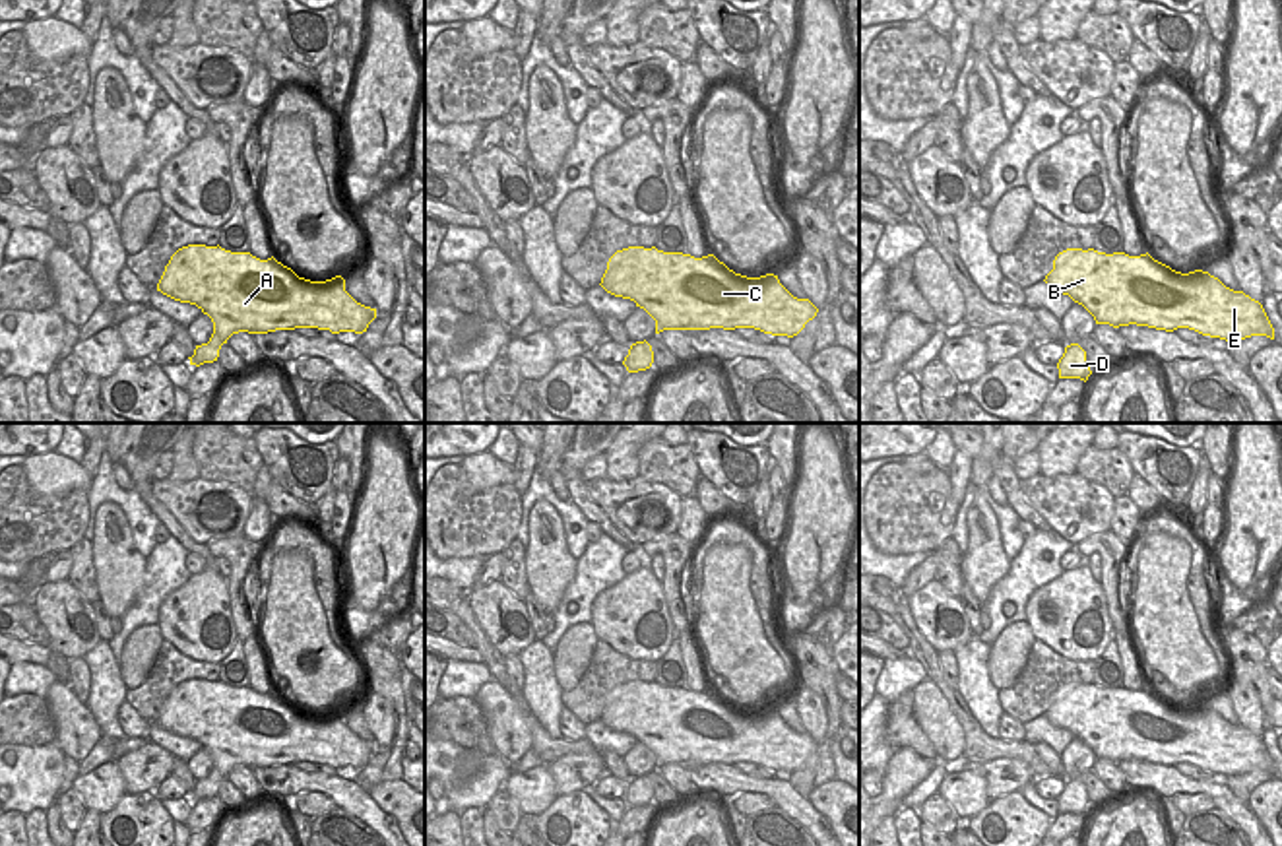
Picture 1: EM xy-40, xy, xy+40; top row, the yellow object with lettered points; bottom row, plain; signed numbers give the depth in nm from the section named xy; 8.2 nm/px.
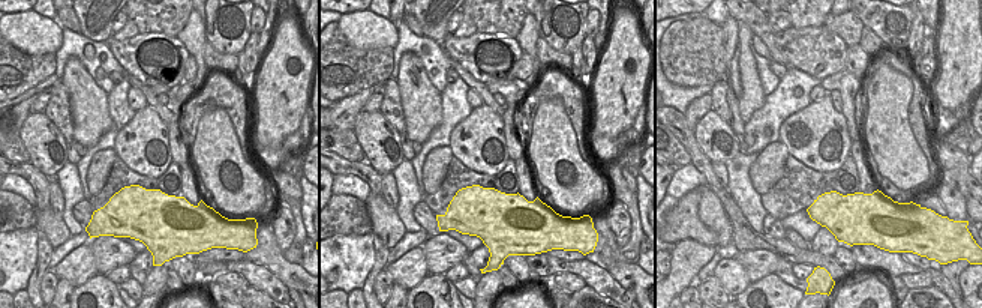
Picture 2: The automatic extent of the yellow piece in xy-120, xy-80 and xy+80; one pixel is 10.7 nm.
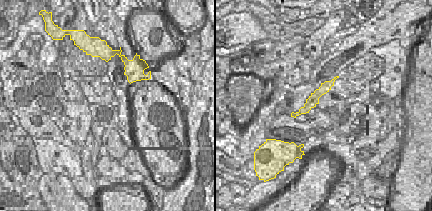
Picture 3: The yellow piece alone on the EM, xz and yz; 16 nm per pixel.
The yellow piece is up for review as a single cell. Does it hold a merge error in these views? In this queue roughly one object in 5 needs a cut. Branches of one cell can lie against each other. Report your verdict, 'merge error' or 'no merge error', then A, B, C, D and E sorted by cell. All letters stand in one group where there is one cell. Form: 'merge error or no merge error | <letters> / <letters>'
no merge error | A B C D E

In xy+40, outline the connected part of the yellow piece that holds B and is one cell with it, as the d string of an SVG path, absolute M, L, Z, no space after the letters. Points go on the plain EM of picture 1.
M1067 683L1055 691L1043 716L1082 739L1096 759L1137 759L1166 766L1189 763L1226 776L1251 770L1274 774L1259 735L1226 722L1208 706L1175 706L1148 687L1129 691Z

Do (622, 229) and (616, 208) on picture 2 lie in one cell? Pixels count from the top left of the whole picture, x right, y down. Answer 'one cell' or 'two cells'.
one cell

